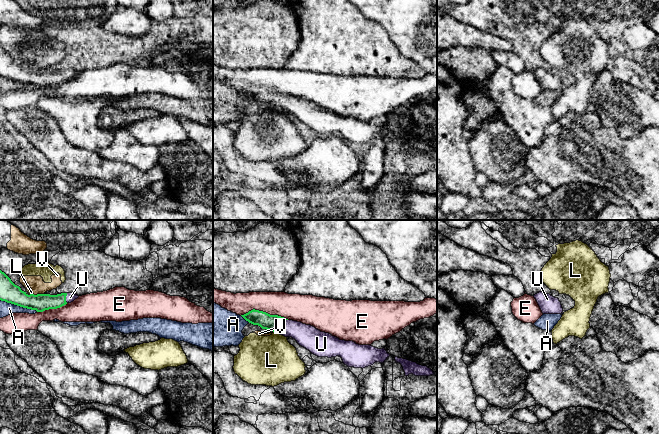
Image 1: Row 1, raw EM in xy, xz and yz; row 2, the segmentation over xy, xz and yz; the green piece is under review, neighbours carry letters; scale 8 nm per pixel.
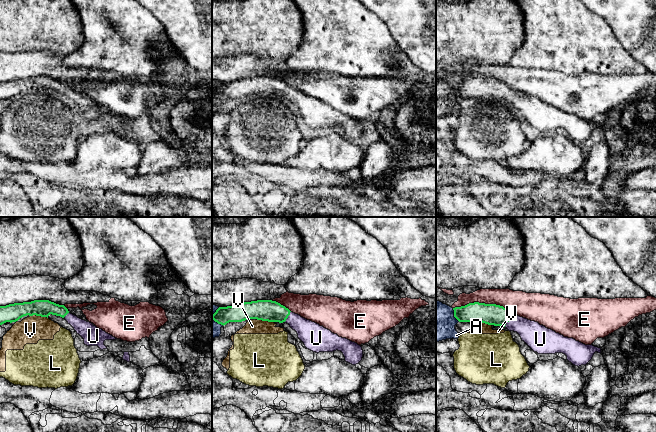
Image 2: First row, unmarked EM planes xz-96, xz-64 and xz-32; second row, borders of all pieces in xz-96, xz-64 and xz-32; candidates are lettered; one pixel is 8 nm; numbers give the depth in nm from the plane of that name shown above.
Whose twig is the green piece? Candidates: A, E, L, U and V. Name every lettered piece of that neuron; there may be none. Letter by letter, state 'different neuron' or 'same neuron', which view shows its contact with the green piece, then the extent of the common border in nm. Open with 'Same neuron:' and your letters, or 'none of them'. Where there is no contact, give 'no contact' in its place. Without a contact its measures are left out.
Same neuron: U
A: different neuron; contact in xy; length 320 nm
E: different neuron; contact in xz; length 400 nm
L: different neuron; contact in xz; length 40 nm
U: same neuron; contact in xz; length 130 nm
V: different neuron; contact in xy; length 90 nm

